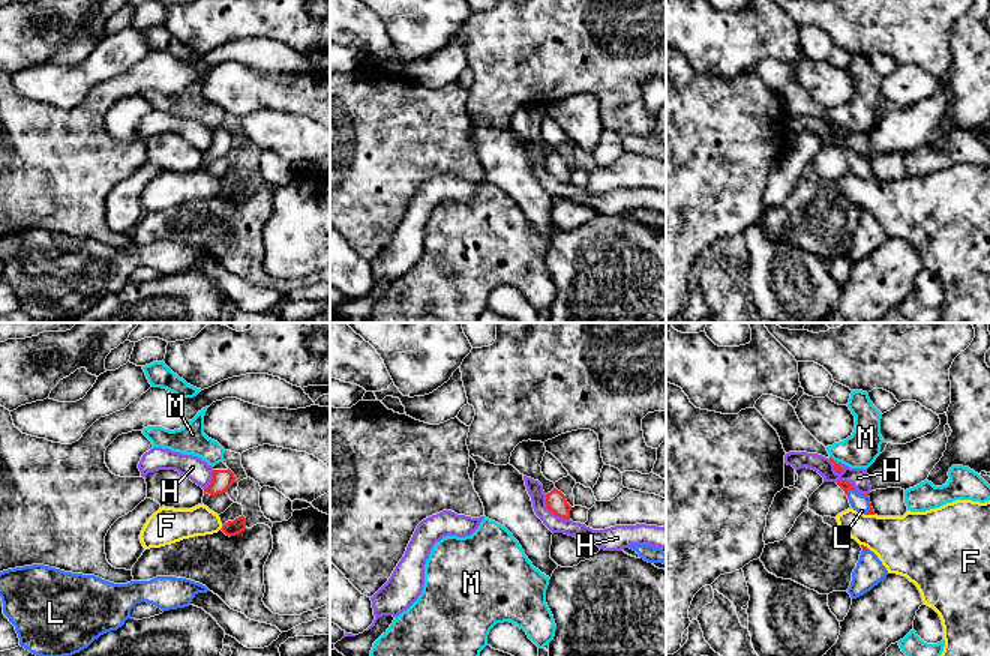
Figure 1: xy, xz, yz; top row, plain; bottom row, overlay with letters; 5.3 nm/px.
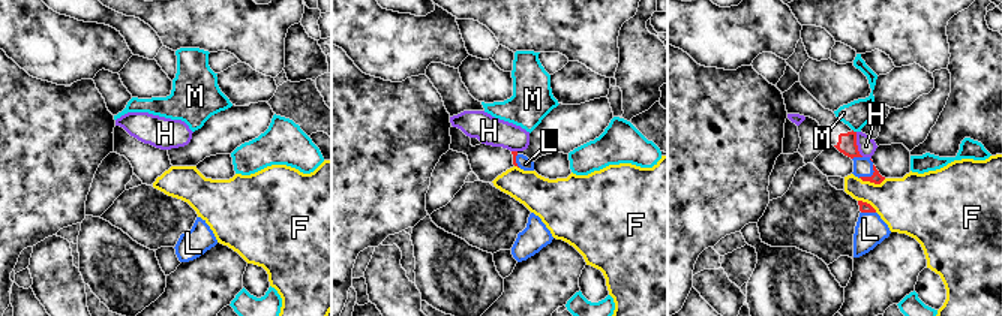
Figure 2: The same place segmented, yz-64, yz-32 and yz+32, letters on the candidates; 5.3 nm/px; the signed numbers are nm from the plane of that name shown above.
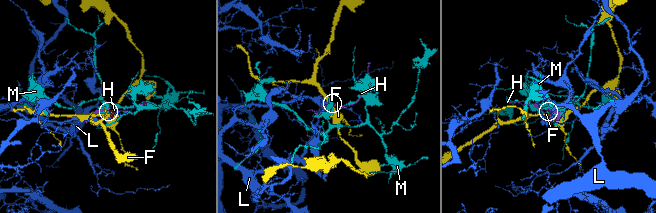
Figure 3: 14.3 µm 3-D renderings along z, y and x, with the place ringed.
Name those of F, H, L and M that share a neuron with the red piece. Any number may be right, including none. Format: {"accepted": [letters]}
{"accepted": ["L"]}

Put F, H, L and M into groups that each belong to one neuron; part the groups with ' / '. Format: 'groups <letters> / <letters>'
groups F / H / L / M

